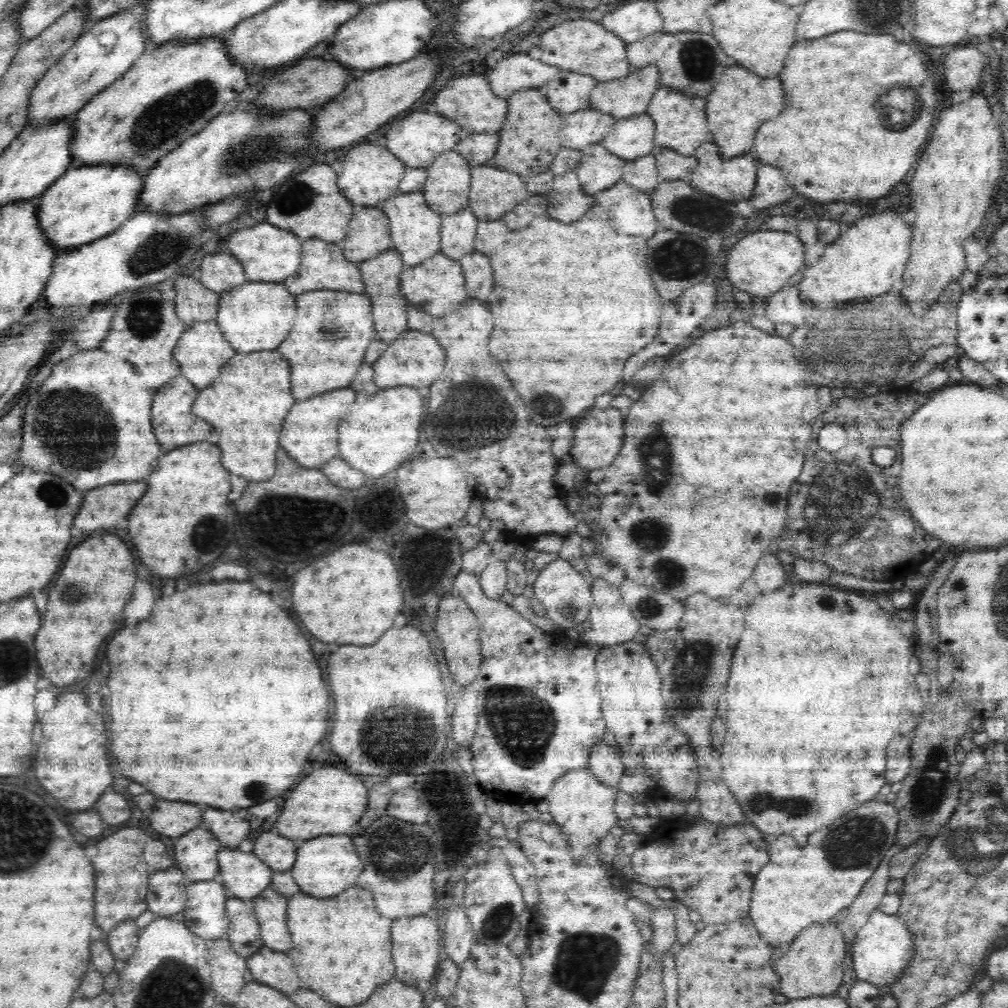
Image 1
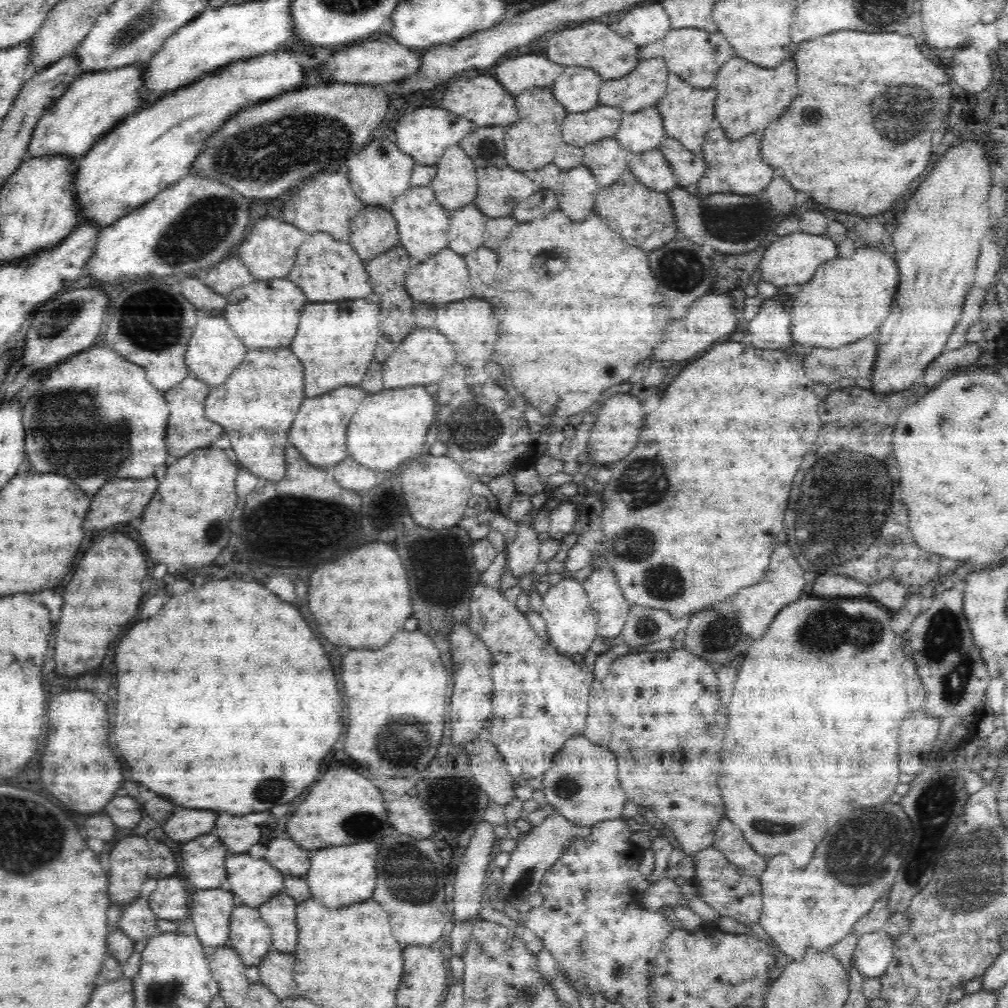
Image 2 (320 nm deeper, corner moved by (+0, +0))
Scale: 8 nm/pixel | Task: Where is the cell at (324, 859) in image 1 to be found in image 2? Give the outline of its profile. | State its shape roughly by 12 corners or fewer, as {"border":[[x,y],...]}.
{"border":[[376,842],[319,849],[304,876],[329,908],[370,900]]}

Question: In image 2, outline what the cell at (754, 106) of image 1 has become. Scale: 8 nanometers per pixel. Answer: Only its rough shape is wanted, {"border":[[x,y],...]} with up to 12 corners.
{"border":[[794,60],[722,64],[715,118],[753,135],[798,96]]}

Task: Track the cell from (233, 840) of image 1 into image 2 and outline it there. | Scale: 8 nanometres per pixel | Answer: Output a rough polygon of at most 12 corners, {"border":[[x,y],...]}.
{"border":[[218,816],[214,834],[232,854],[260,842],[244,816]]}

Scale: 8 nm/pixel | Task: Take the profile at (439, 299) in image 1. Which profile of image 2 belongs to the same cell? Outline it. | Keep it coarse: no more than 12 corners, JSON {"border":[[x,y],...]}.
{"border":[[442,249],[410,267],[415,302],[443,305],[472,296],[463,255]]}

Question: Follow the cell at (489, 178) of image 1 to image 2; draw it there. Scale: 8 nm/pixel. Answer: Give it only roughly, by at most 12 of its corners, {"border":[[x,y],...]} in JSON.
{"border":[[512,167],[477,168],[473,204],[510,216],[539,187]]}

